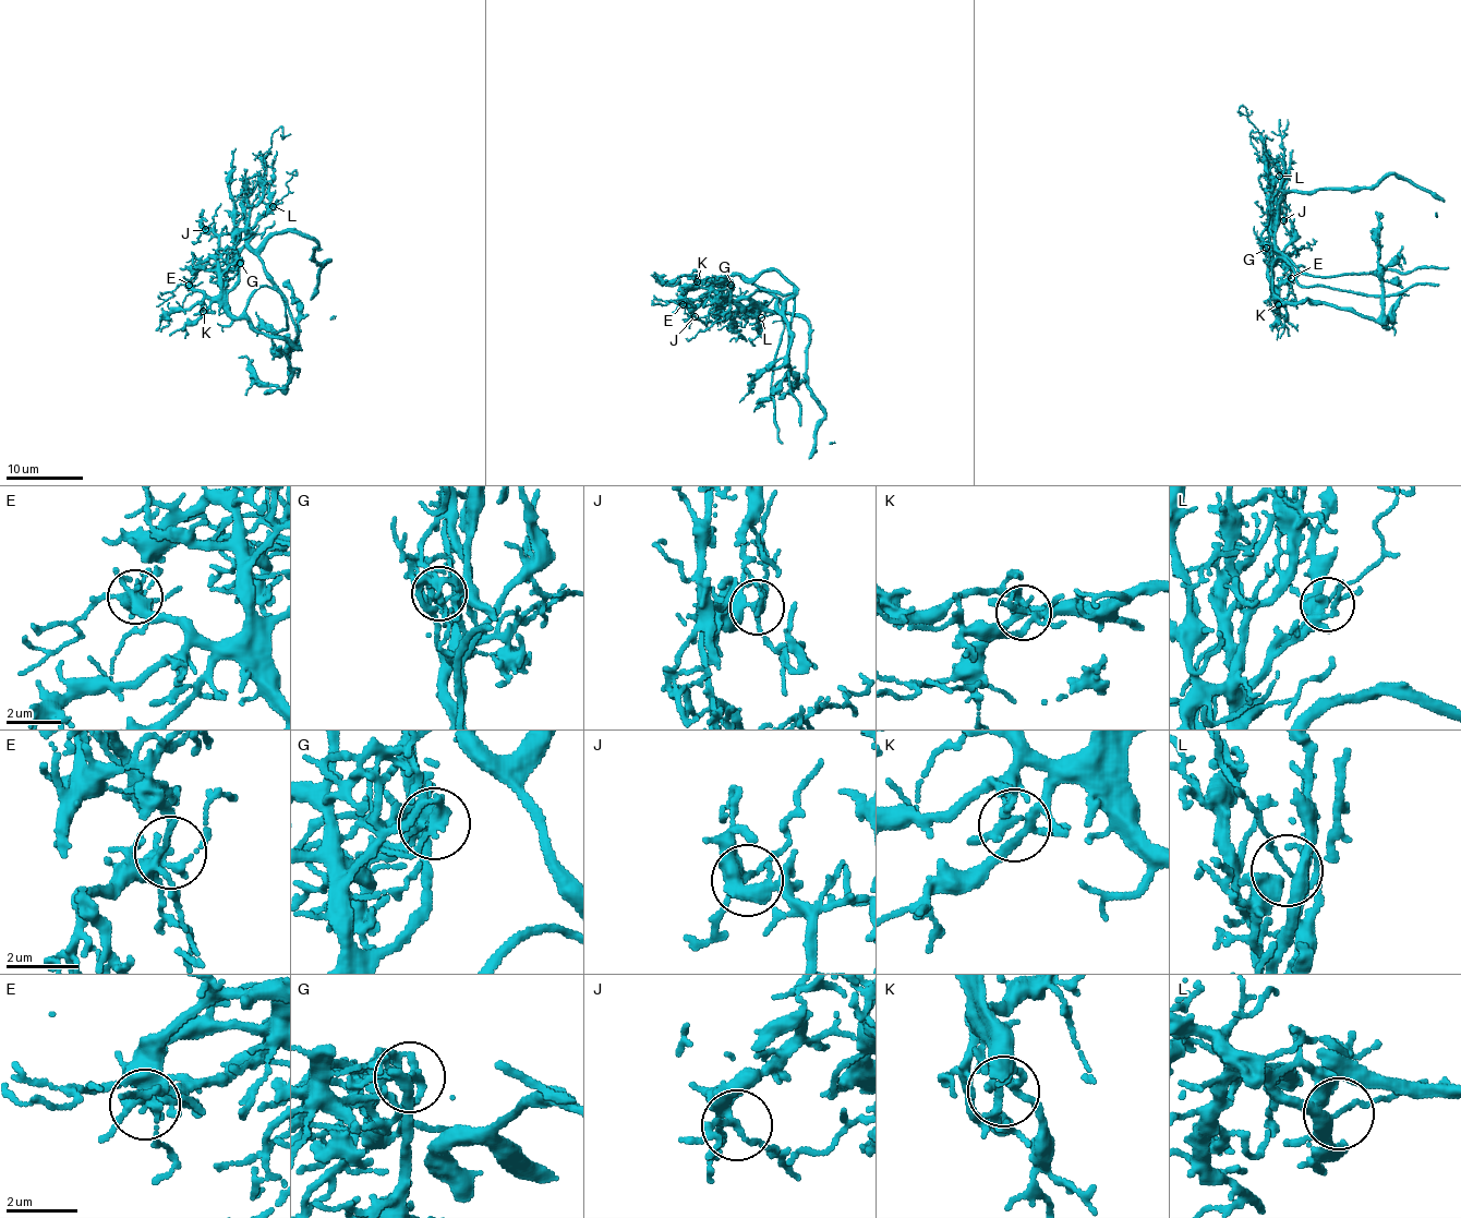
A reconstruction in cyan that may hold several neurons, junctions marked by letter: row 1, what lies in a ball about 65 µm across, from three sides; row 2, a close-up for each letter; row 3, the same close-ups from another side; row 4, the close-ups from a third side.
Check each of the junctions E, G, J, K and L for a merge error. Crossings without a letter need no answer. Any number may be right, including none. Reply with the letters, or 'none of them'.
G

